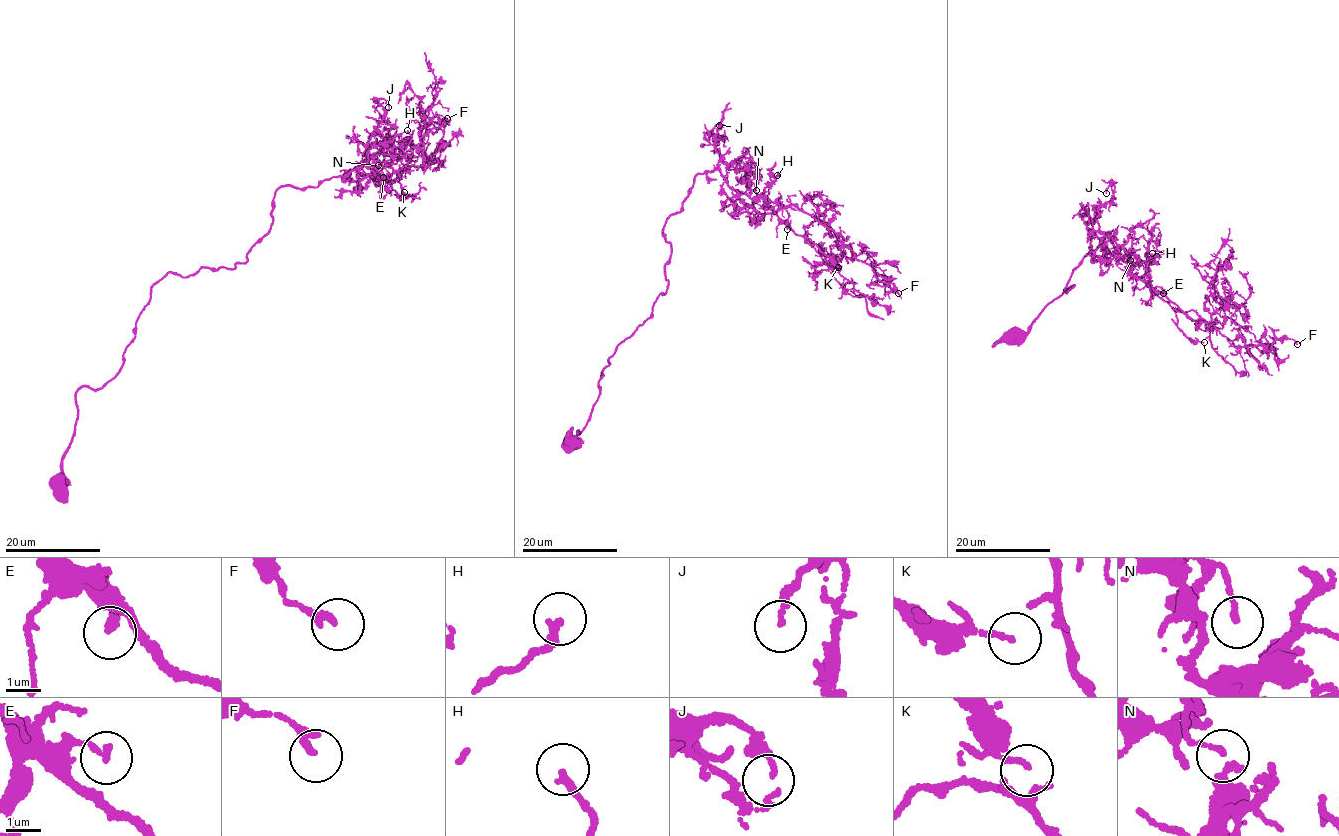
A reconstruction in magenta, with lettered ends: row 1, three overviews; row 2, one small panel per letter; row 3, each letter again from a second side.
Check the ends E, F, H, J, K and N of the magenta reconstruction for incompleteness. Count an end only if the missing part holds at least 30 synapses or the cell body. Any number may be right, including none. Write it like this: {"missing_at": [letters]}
{"missing_at": []}

